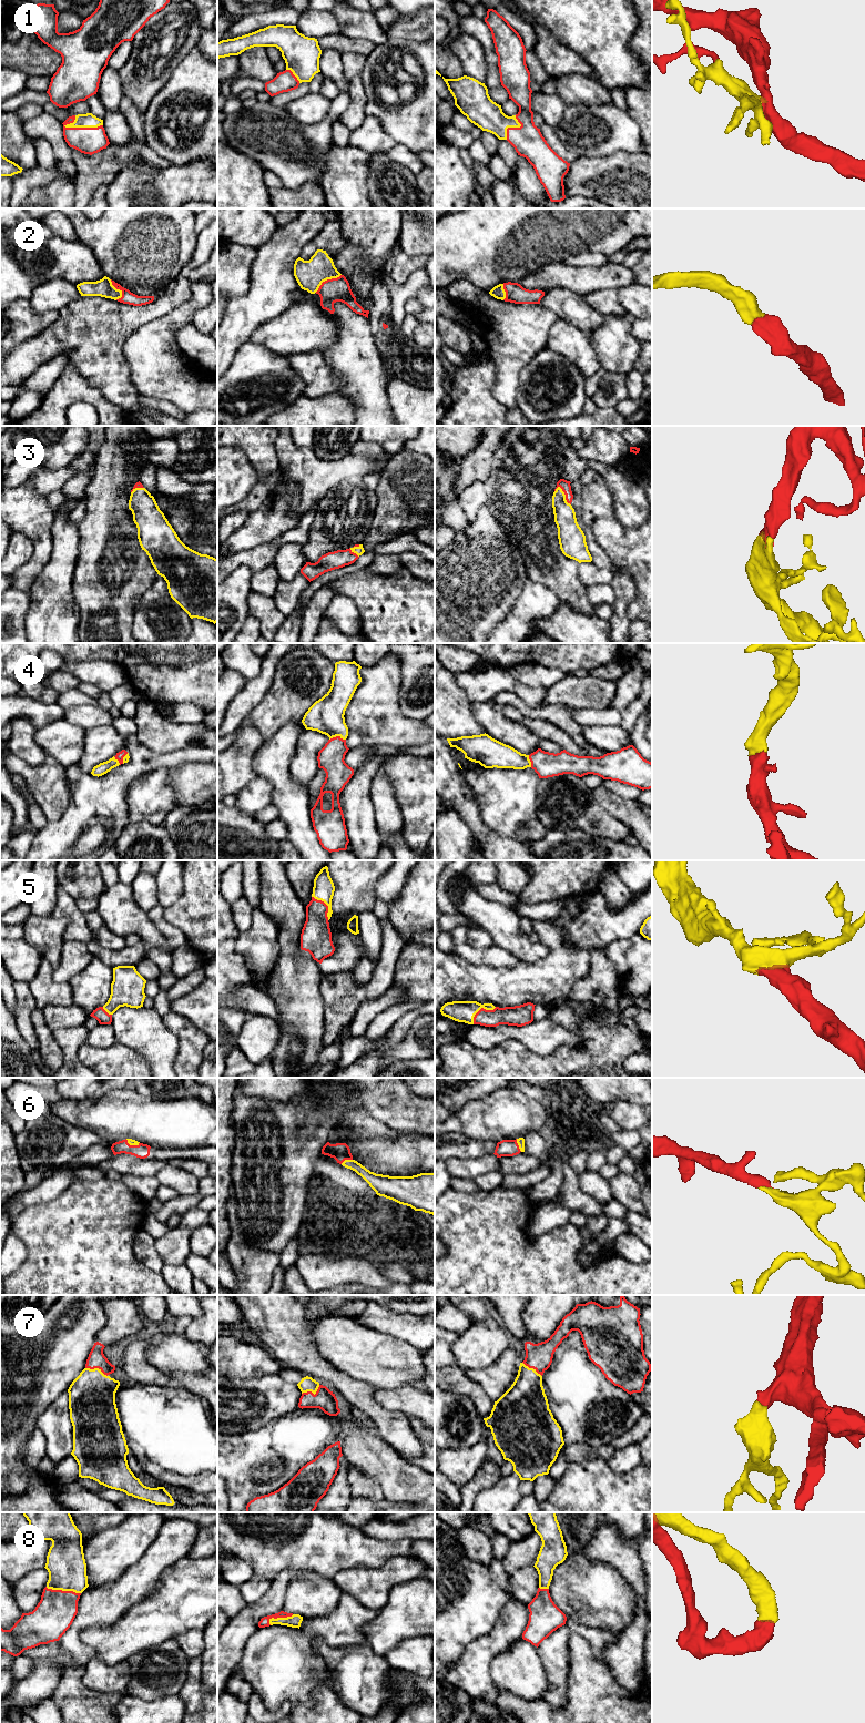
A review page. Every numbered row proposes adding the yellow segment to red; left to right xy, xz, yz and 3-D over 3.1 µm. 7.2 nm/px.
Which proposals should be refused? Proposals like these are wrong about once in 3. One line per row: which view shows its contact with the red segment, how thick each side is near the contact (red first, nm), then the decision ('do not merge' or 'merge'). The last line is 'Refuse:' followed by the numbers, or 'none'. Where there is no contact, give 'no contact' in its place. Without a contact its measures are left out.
1: contact in xy; calibres 190 and 100 nm; merge
2: contact in xz; calibres 180 and 200 nm; merge
3: contact in yz; calibres 70 and 160 nm; merge
4: contact in xz; calibres 190 and 260 nm; merge
5: contact in yz; calibres 140 and 160 nm; merge
6: contact in yz; calibres 130 and 60 nm; merge
7: contact in xy; calibres 130 and 340 nm; merge
8: contact in xy; calibres 280 and 280 nm; merge
Refuse: none

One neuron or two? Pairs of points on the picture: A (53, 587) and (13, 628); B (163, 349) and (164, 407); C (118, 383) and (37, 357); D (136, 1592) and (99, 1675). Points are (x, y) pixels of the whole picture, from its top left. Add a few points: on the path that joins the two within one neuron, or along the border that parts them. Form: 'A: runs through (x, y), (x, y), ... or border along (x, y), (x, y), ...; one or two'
A: border along (29, 593), (29, 610), (26, 617), (24, 631); two
B: border along (141, 394), (168, 400), (187, 413); two
C: runs through (98, 363), (80, 345), (57, 345); one
D: border along (95, 1654), (83, 1667); two

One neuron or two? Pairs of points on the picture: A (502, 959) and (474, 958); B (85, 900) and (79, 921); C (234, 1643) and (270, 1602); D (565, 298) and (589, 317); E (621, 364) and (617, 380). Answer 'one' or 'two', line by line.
A: one
B: two
C: one
D: one
E: two

